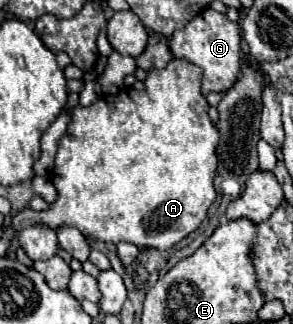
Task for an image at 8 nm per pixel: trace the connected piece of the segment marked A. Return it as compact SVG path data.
M173 59L165 69L155 69L151 67L147 71L147 79L145 79L145 87L143 91L123 91L119 95L111 95L107 99L97 99L93 105L89 107L73 107L69 111L71 121L67 125L67 133L59 139L59 149L55 155L55 167L53 167L53 175L51 181L59 193L57 201L53 203L53 207L49 207L49 211L41 213L41 221L51 227L57 229L59 225L75 225L81 233L85 235L93 235L105 243L135 243L137 247L155 247L155 249L171 249L175 243L179 243L183 237L187 237L189 233L193 233L199 223L205 219L207 209L211 207L211 203L215 201L215 171L217 171L217 143L219 143L219 131L215 129L215 125L211 123L207 111L209 111L209 103L205 99L205 95L201 93L201 77L203 71L197 65L191 65L185 59Z

